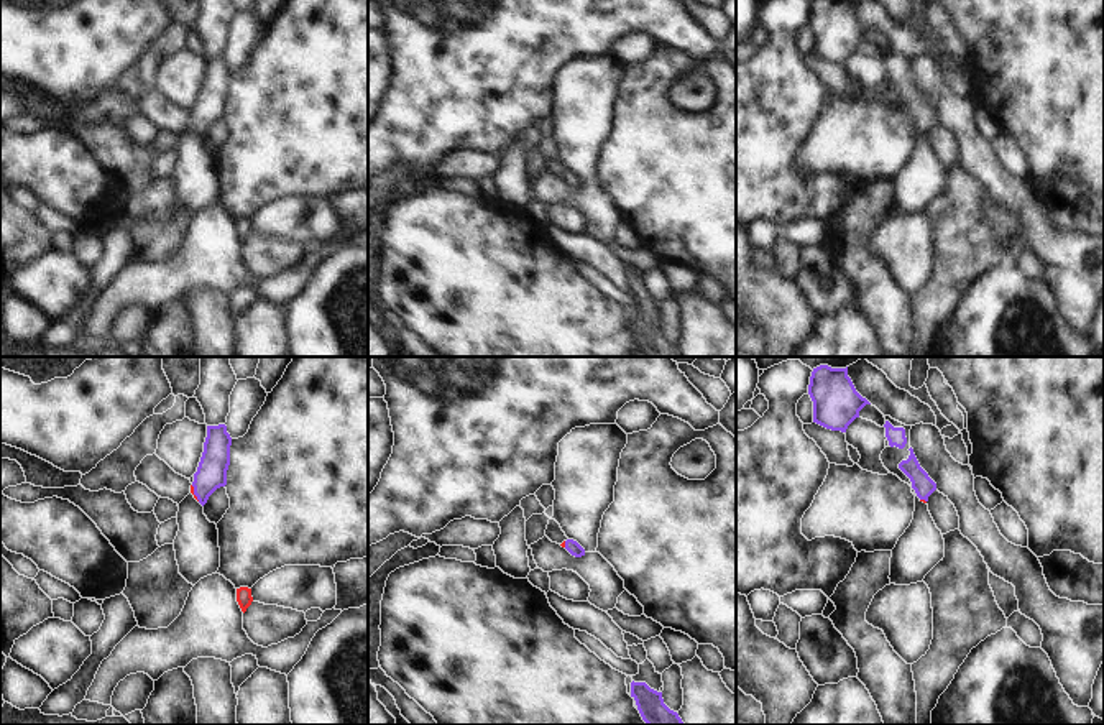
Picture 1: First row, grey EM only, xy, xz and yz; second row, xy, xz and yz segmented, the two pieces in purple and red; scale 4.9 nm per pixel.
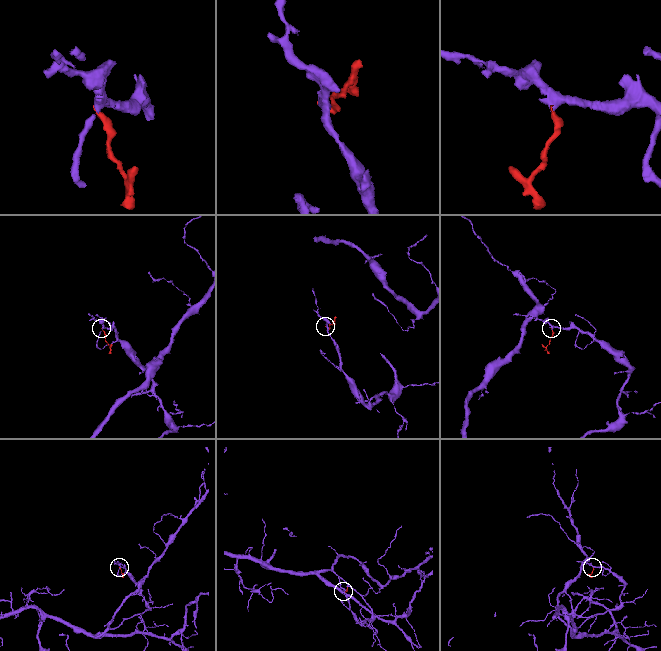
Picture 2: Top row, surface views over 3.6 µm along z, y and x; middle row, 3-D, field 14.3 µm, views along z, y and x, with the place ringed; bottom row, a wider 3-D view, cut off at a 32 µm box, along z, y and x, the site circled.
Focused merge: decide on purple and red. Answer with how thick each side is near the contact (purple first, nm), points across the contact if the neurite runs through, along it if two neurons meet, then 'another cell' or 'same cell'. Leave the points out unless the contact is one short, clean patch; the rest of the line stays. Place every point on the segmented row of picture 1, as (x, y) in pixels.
150/20 nm | across xy (211, 474), (194, 494), (191, 485) | same cell

